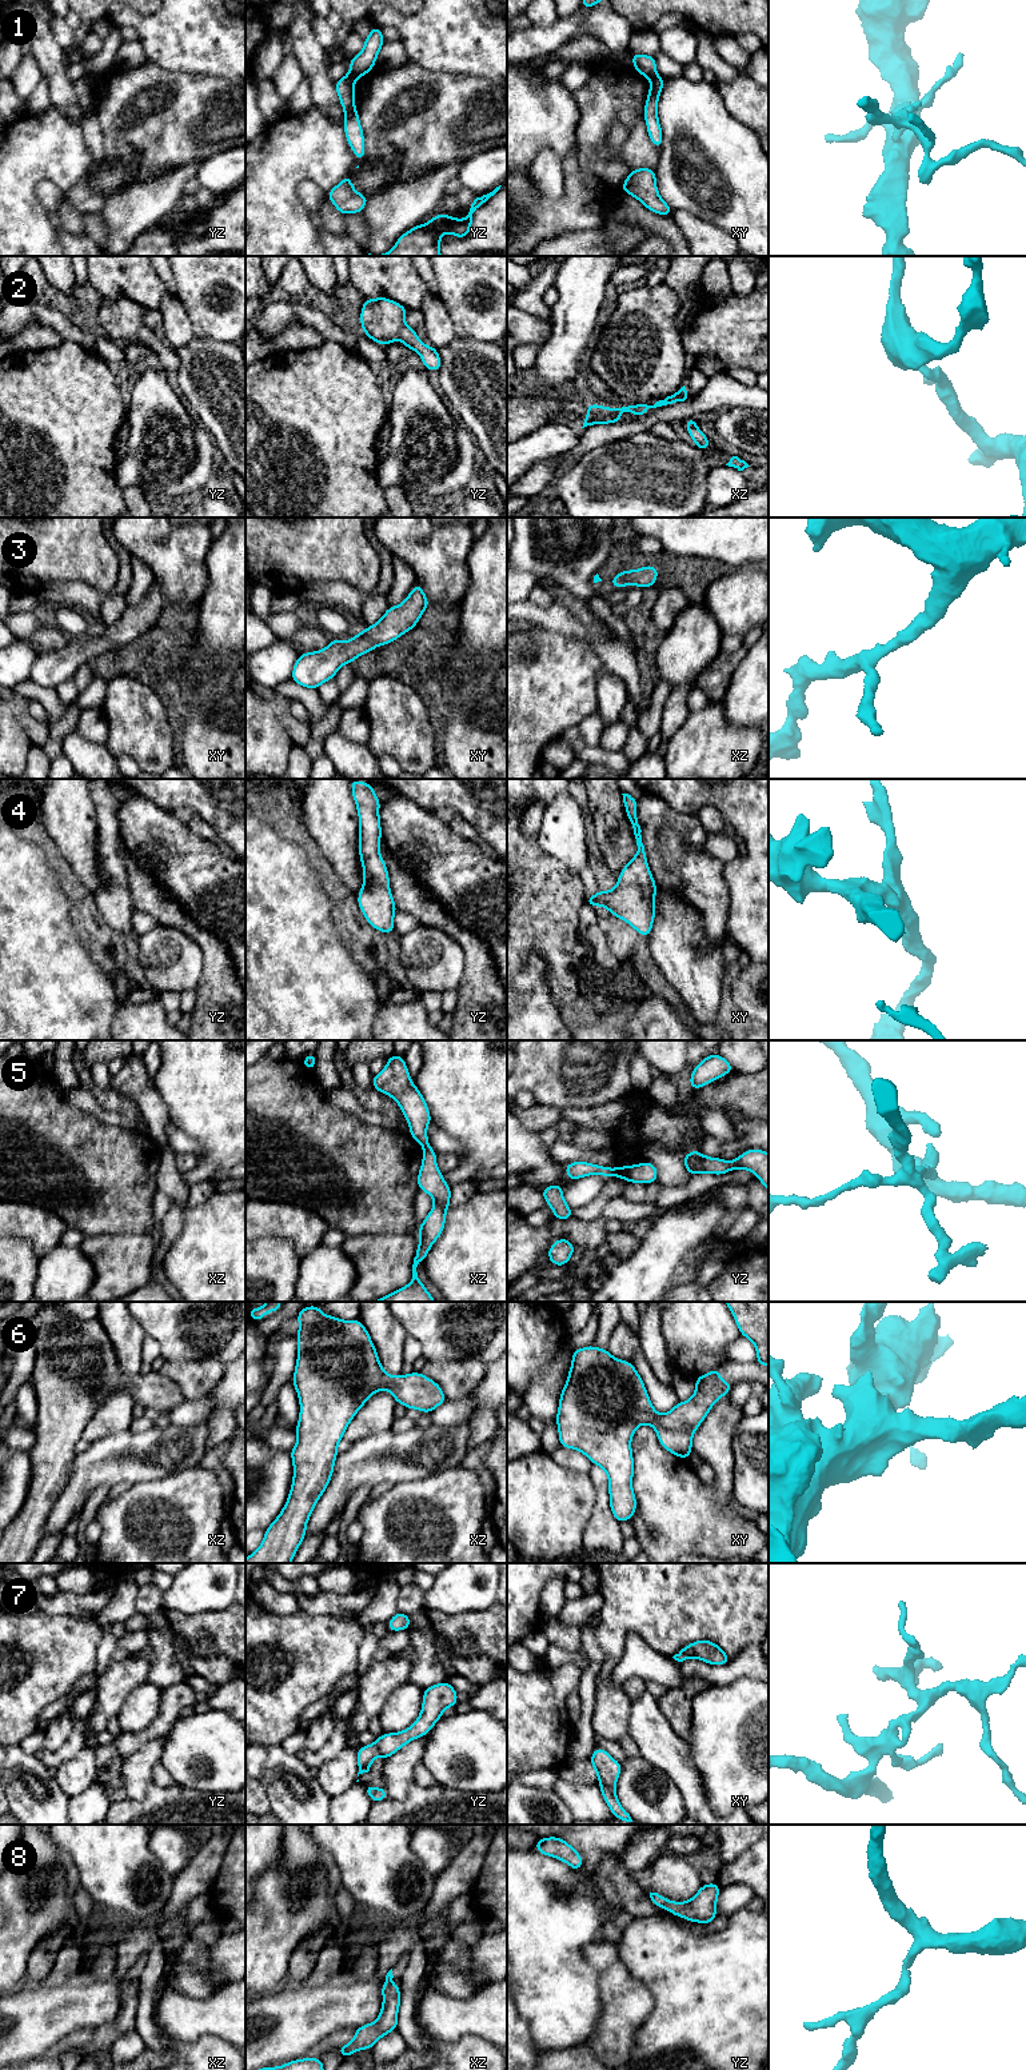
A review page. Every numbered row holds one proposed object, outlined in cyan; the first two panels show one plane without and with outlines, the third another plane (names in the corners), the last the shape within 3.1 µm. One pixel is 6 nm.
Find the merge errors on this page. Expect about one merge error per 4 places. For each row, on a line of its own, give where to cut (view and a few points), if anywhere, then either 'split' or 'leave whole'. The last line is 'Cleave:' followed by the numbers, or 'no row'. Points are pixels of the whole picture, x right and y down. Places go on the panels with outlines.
1: yz (347, 75), (354, 80) | split
2: no cut | leave whole
3: no cut | leave whole
4: no cut | leave whole
5: yz (613, 1169), (614, 1175) | split
6: no cut | leave whole
7: no cut | leave whole
8: no cut | leave whole
Cleave: 1, 5

